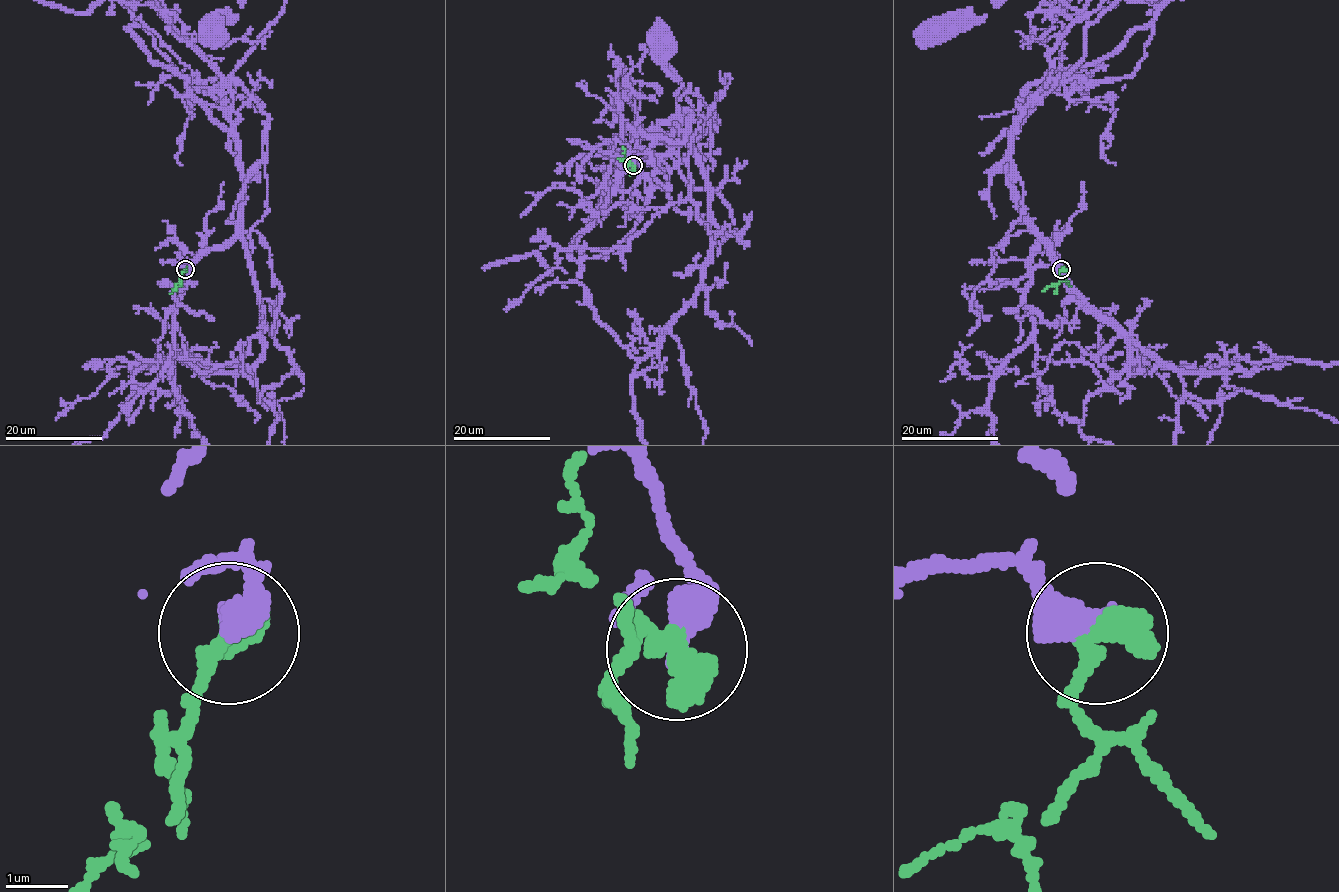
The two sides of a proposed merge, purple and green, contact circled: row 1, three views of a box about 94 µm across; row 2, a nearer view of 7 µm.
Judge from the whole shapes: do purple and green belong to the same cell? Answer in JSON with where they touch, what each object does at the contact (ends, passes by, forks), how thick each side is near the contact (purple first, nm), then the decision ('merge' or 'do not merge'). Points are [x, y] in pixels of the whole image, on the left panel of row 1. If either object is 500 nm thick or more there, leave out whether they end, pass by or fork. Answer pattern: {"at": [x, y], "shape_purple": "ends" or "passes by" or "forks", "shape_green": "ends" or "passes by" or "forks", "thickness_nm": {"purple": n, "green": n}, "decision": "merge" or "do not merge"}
{"at": [185, 269], "thickness_nm": {"purple": 480, "green": 550}, "decision": "merge"}

